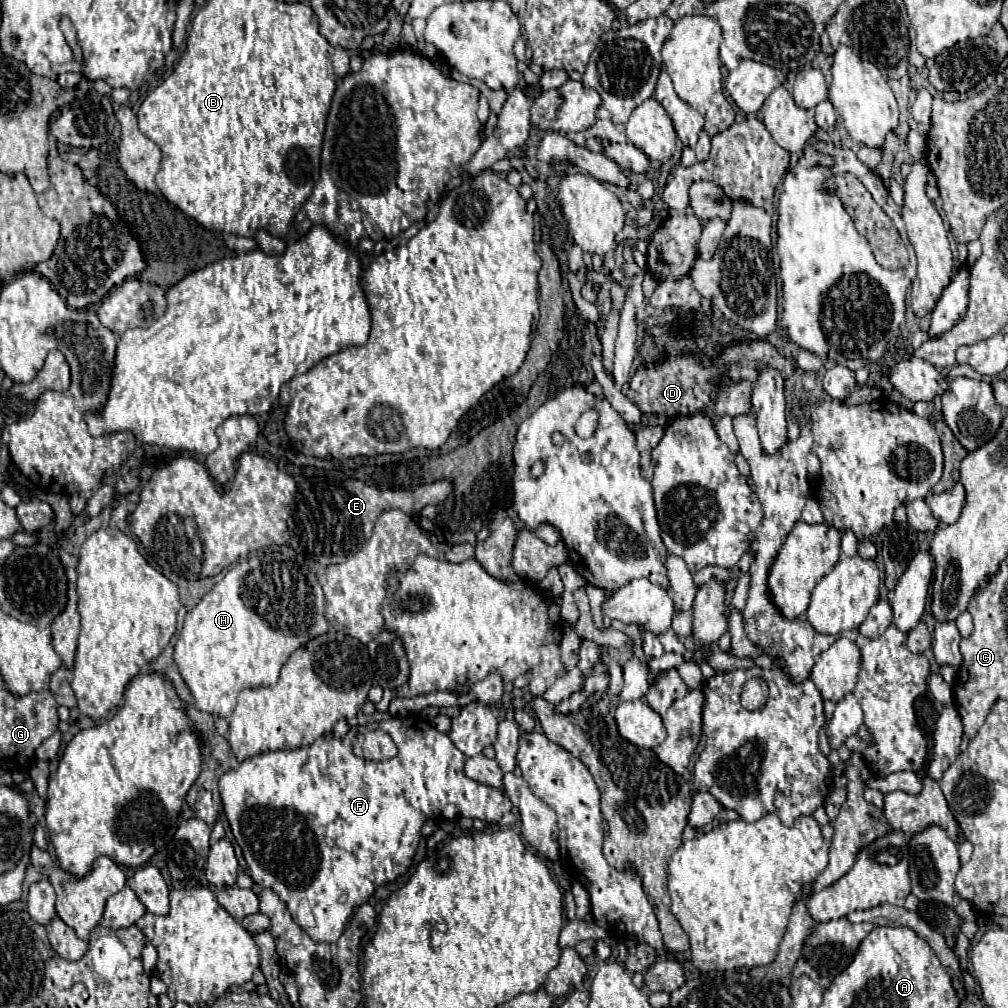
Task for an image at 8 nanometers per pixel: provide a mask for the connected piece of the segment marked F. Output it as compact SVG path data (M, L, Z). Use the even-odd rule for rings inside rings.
M393 716L375 722L373 728L381 728L393 738L399 748L395 758L387 762L357 758L351 746L357 730L351 730L345 738L321 736L311 746L297 750L261 752L219 778L223 810L249 864L251 878L259 886L275 890L295 922L315 942L337 942L353 912L379 886L393 882L409 870L421 840L421 826L427 818L453 820L465 816L493 824L511 810L511 802L501 790L465 776L465 754L427 720L419 716ZM303 918L315 918L315 924L303 926Z

